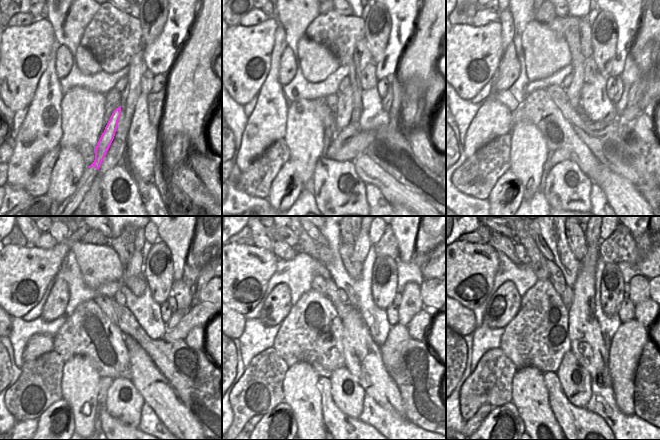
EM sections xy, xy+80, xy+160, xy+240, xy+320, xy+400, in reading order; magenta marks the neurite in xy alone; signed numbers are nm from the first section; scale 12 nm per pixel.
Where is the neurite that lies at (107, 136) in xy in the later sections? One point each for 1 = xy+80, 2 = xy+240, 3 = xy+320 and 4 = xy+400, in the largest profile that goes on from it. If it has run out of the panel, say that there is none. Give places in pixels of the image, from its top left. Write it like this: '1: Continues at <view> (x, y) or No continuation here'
1: Continues at xy+80 (345, 99)
2: Continues at xy+240 (135, 265)
3: Continues at xy+320 (361, 248)
4: Continues at xy+400 (592, 237)

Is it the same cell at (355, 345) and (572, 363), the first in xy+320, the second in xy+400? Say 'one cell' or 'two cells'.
two cells

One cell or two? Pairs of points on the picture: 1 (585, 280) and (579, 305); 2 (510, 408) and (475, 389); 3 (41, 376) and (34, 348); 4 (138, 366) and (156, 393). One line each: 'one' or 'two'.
1: one
2: two
3: two
4: one

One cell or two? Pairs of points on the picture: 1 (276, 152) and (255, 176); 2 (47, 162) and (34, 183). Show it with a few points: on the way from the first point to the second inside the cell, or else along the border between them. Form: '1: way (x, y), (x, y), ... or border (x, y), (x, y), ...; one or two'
1: way (273, 158), (261, 170); one
2: way (45, 167), (39, 178); one

